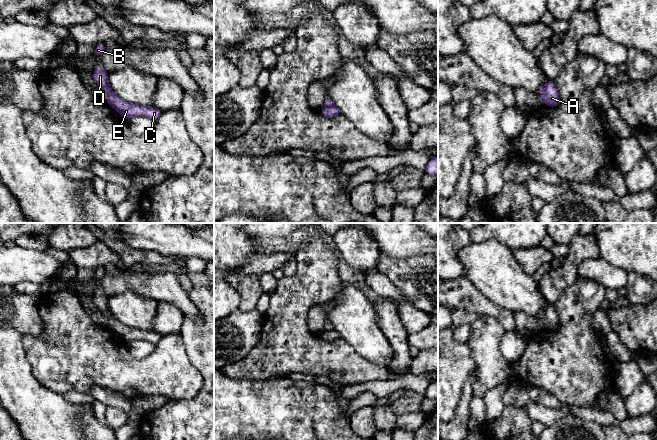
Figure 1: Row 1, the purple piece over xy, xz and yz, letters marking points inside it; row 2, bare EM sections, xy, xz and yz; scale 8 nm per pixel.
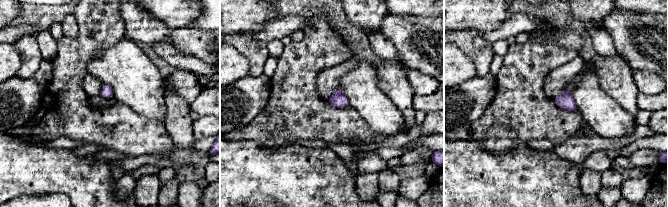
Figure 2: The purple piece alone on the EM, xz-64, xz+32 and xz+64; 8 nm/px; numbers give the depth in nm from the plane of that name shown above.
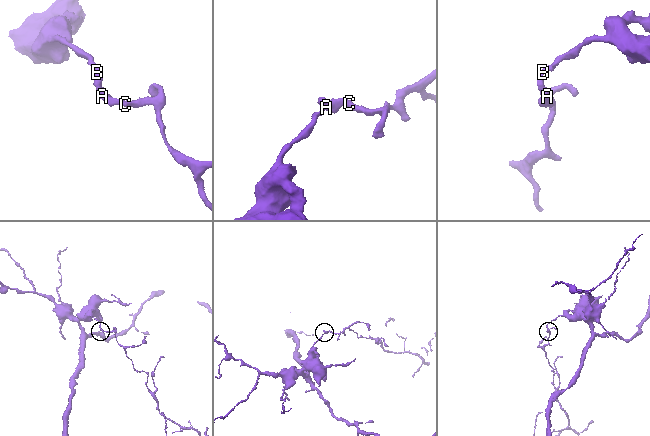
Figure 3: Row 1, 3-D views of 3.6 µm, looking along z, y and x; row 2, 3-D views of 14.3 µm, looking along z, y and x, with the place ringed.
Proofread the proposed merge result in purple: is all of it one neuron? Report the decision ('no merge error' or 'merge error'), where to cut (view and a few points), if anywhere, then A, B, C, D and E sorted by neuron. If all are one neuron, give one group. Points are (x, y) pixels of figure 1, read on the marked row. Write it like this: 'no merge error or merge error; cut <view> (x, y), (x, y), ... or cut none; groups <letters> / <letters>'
merge error; cut xz (333, 104), (325, 107); groups A C E / B D

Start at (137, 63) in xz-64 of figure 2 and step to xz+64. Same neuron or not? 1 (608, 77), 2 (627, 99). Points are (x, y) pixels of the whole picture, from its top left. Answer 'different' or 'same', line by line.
1: different
2: different

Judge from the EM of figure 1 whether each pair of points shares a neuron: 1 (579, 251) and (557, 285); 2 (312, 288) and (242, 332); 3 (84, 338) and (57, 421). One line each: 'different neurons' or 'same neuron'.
1: same neuron
2: different neurons
3: different neurons

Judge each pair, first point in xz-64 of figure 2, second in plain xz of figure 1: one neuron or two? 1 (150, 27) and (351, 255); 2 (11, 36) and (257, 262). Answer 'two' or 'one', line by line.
1: one
2: one

